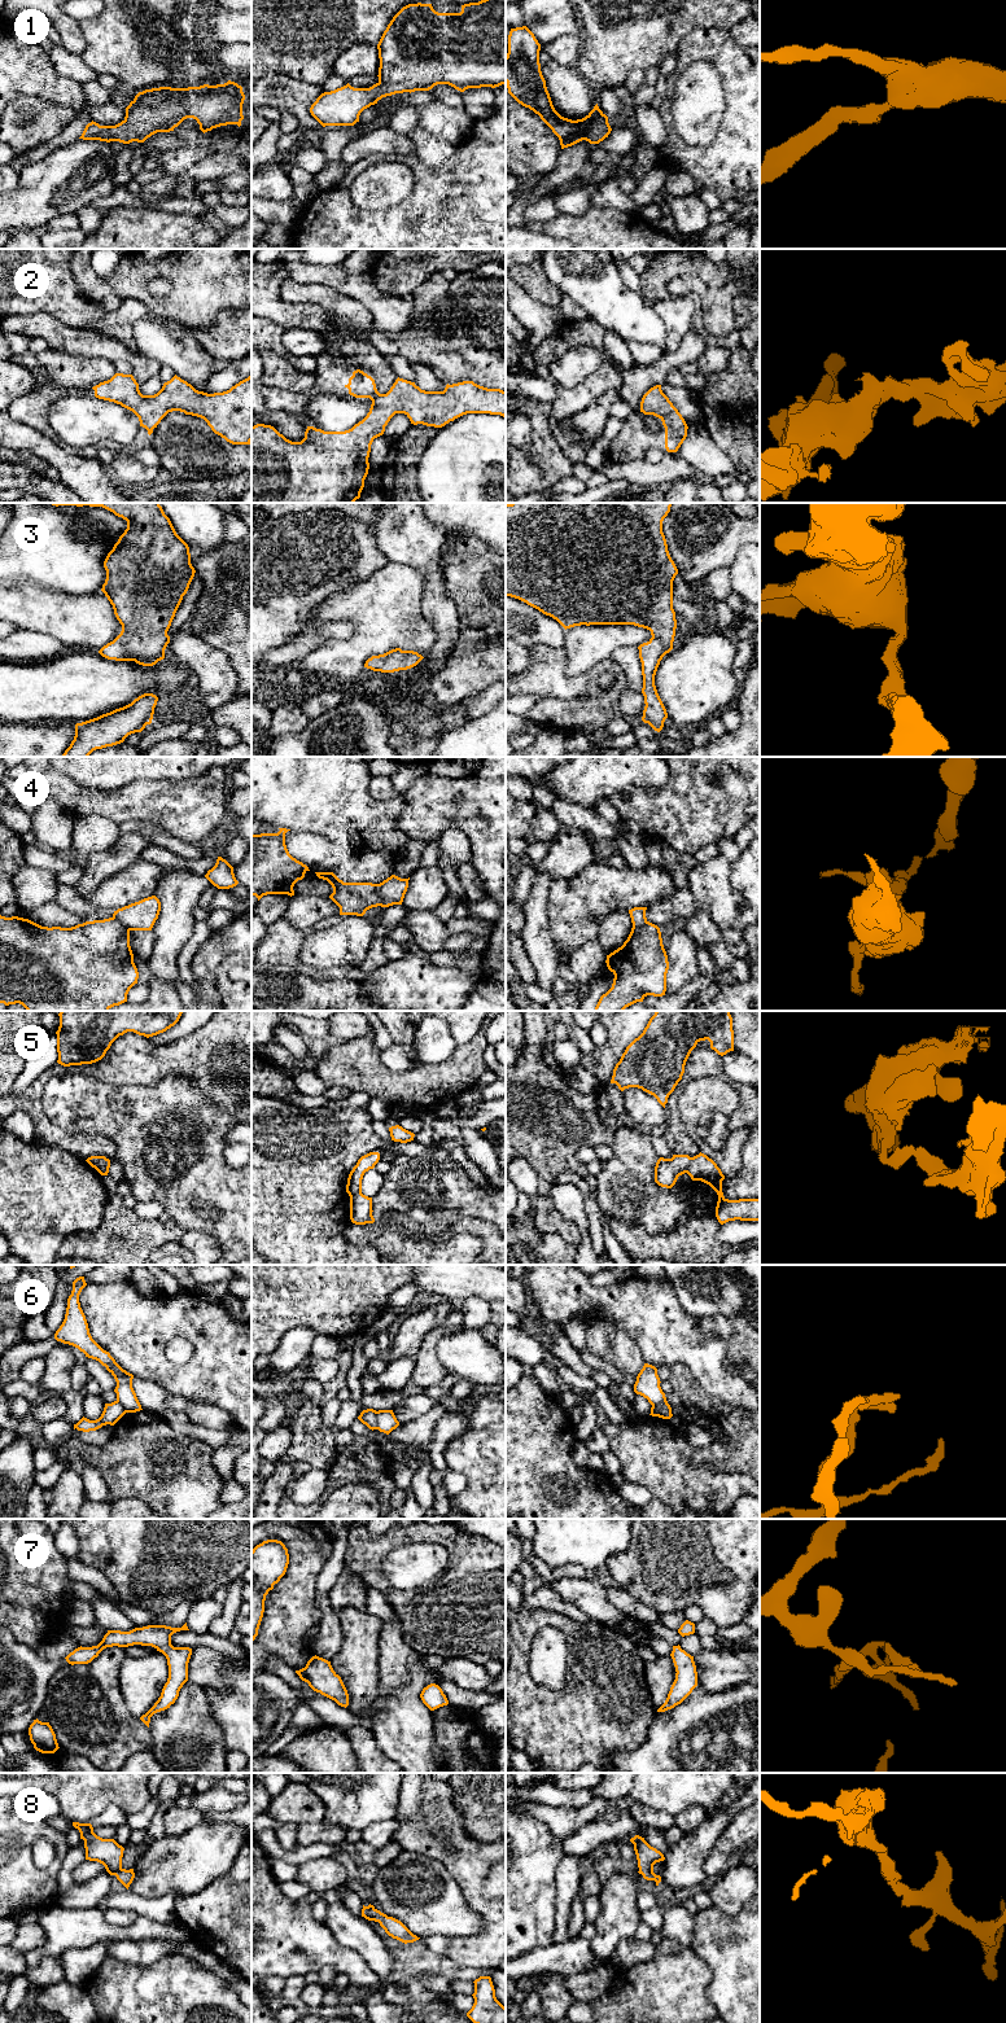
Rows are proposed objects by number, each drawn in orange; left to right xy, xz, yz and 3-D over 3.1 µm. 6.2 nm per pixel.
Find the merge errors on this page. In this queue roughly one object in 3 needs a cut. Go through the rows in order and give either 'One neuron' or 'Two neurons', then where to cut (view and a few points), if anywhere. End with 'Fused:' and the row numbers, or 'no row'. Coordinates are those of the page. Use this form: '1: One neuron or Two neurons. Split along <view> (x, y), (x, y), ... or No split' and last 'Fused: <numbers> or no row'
1: One neuron. No split
2: One neuron. No split
3: One neuron. No split
4: Two neurons. Split along xz (376, 884), (376, 892), (383, 898), (385, 906)
5: Two neurons. Split along yz (691, 1157), (686, 1172)
6: Two neurons. Split along xz (375, 1411), (377, 1428)
7: One neuron. No split
8: One neuron. No split
Fused: 4, 5, 6

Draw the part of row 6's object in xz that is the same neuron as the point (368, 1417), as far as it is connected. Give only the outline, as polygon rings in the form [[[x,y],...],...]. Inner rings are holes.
[[[367,1409],[360,1413],[358,1419],[366,1424],[369,1429],[377,1429],[377,1415],[376,1410],[373,1409]]]

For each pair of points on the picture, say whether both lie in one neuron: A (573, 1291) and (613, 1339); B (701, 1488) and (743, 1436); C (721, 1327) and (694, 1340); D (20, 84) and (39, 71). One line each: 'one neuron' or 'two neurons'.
A: two neurons
B: two neurons
C: two neurons
D: one neuron

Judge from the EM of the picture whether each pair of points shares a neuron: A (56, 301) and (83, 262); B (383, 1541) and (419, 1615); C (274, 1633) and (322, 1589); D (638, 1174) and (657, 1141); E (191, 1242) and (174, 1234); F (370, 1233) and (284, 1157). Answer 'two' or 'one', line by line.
A: two
B: one
C: two
D: two
E: two
F: two

